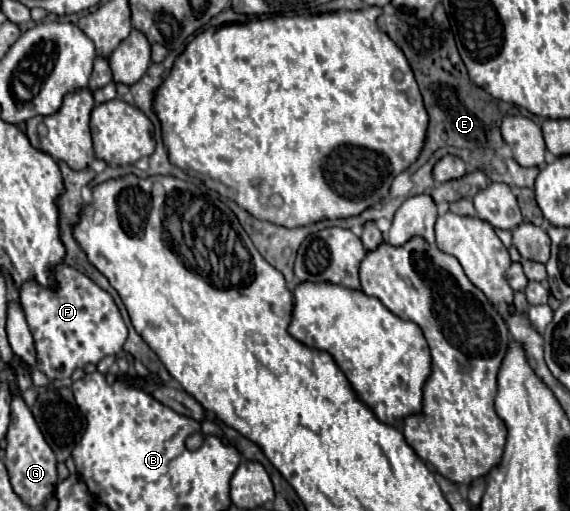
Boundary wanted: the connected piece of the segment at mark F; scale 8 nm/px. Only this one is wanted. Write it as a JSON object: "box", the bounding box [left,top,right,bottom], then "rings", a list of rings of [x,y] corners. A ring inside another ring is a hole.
{"box":[20,264,128,380],"rings":[[[58,264],[54,278],[56,286],[50,288],[40,286],[36,280],[24,282],[20,286],[20,304],[34,338],[36,368],[50,380],[64,380],[76,368],[98,364],[104,356],[118,354],[128,336],[128,328],[114,298],[86,274],[68,264]]]}

